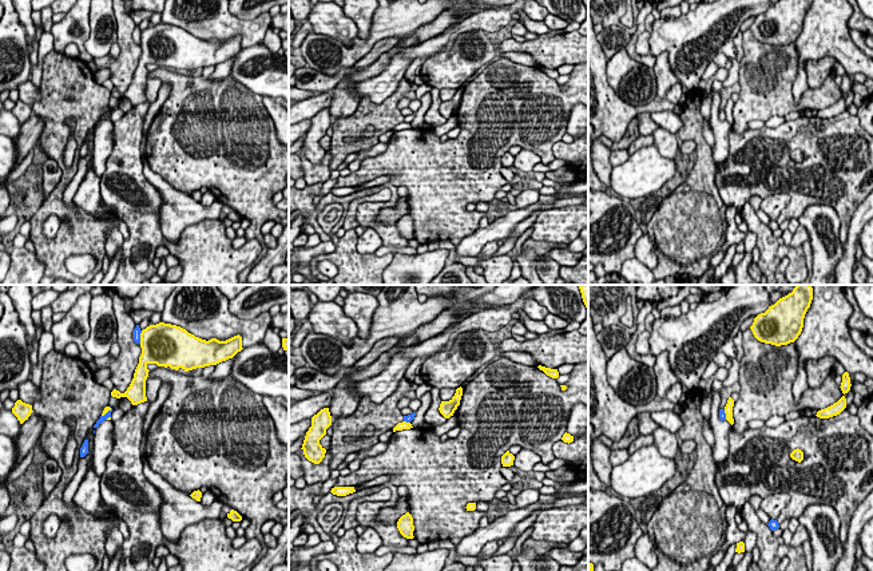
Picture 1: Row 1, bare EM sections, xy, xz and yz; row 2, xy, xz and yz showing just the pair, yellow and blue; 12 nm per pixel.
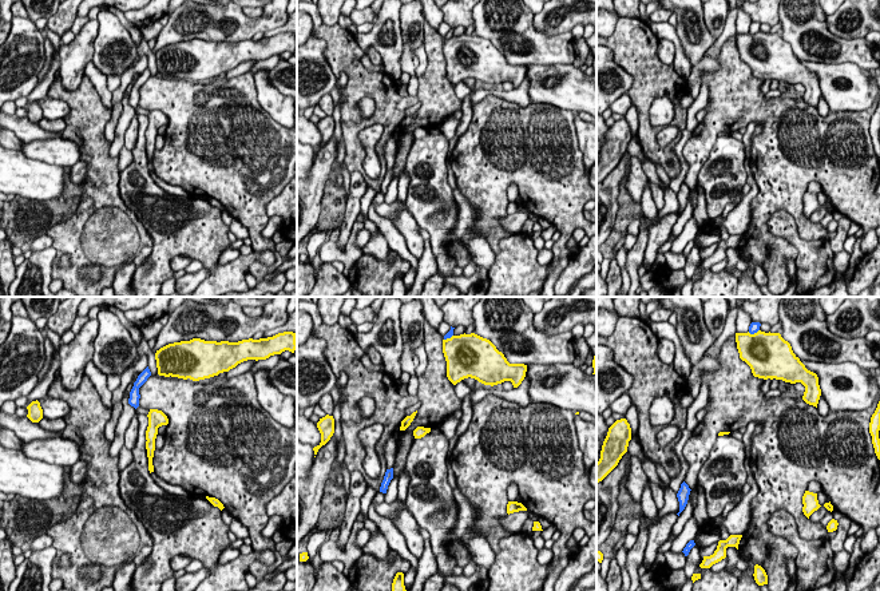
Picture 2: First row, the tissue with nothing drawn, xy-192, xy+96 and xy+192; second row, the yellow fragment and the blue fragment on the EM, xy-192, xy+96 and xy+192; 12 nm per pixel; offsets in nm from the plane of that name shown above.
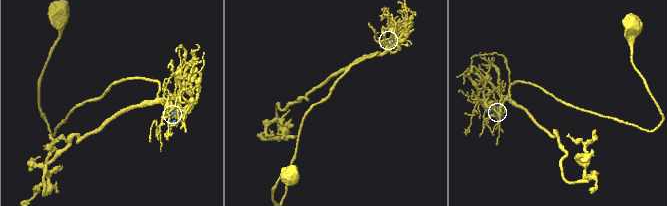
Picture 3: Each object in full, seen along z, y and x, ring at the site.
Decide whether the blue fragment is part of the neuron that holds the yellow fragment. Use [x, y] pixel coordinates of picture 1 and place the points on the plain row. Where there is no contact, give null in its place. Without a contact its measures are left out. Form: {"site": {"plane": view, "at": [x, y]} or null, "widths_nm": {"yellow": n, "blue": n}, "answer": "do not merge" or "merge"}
{"site": {"plane": "xy", "at": [141, 38]}, "widths_nm": {"yellow": 460, "blue": 100}, "answer": "do not merge"}

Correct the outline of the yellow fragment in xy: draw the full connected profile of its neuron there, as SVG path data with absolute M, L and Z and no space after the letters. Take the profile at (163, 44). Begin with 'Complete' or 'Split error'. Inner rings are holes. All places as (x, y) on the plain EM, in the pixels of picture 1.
Complete. M159 23L150 25L140 33L142 55L135 70L134 79L124 94L114 90L112 98L127 98L132 106L147 102L146 80L148 78L148 64L170 67L184 72L217 66L233 59L242 48L242 37L234 36L226 41L211 39L209 41L195 37L186 29Z

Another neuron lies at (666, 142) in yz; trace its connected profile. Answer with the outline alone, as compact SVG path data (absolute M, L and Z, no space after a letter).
M658 127L651 135L654 136L654 146L659 150L662 156L668 159L676 156L679 152L679 144L675 134Z

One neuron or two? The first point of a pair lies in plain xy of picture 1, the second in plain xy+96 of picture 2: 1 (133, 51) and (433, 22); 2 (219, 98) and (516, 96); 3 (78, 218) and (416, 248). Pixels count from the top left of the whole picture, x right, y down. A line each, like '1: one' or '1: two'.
1: two
2: two
3: two

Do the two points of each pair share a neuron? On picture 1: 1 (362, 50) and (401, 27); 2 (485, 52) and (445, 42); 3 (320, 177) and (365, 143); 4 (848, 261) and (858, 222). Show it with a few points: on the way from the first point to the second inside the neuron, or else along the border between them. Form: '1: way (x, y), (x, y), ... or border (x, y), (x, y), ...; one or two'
1: way (370, 40), (384, 27), (392, 27); one
2: border (481, 30), (461, 32), (449, 48), (428, 58); two
3: border (326, 151), (330, 155), (330, 171); two
4: way (849, 252), (853, 232); one

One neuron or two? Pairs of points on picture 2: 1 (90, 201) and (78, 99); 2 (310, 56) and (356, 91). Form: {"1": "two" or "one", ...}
{"1": "one", "2": "two"}

